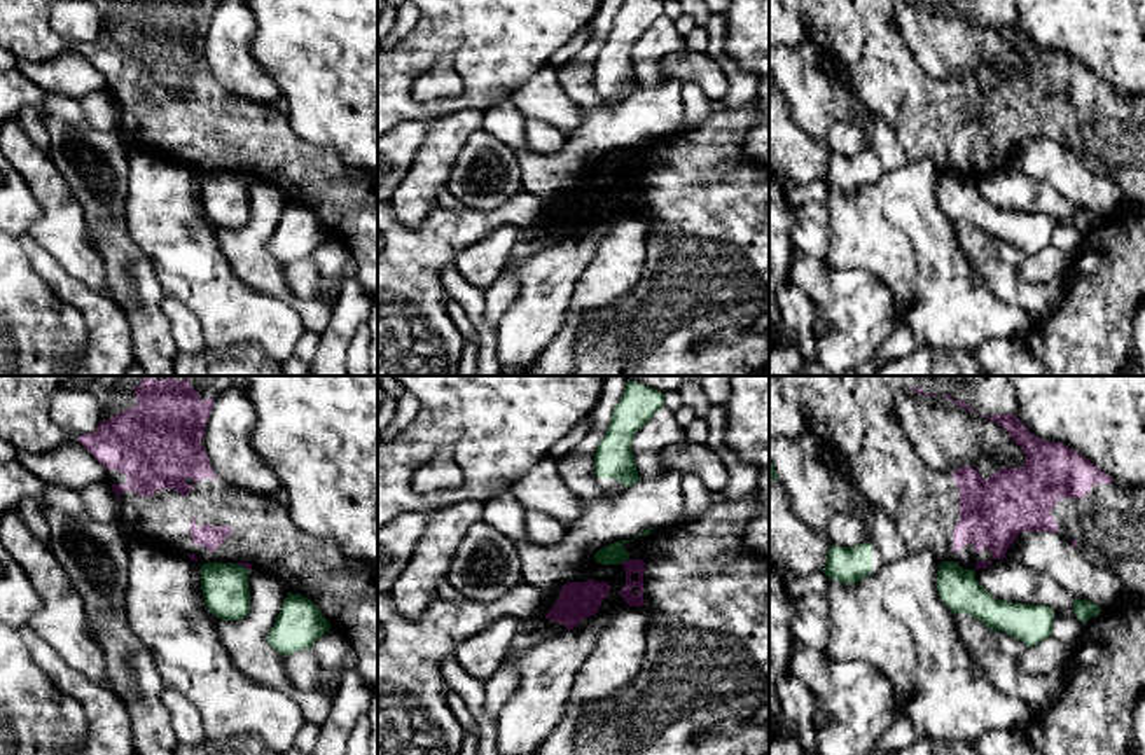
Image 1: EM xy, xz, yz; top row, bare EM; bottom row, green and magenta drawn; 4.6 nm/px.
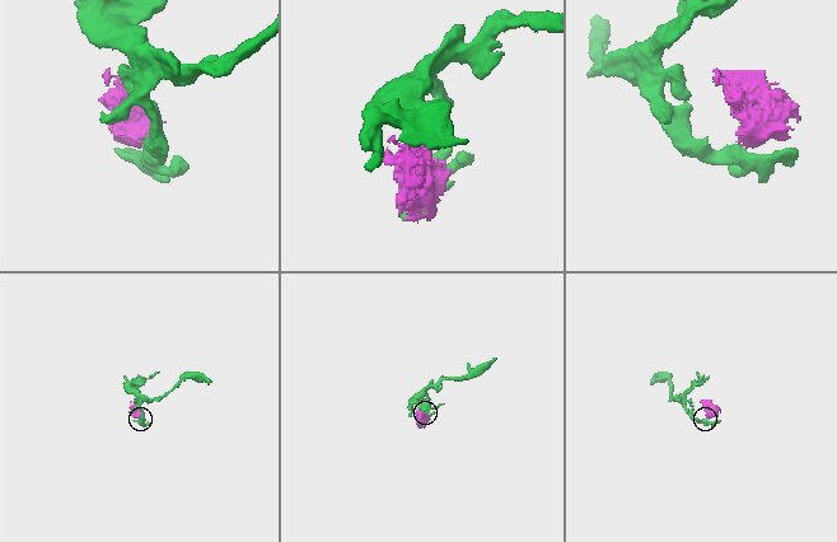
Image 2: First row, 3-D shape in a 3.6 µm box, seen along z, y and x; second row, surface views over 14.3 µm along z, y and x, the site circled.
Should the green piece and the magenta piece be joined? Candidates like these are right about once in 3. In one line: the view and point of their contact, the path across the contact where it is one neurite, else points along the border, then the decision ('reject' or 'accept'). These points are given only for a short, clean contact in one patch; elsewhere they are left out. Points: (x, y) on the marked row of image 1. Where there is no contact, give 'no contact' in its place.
contact xz (623, 560); border xz (628, 558), (619, 563); reject

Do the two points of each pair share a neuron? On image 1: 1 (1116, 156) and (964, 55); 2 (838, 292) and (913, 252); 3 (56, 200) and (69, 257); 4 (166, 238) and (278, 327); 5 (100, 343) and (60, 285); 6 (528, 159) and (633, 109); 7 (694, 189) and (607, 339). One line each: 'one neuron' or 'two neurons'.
1: two neurons
2: two neurons
3: one neuron
4: one neuron
5: one neuron
6: one neuron
7: one neuron

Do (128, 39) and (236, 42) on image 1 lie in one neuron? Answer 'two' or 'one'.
two

